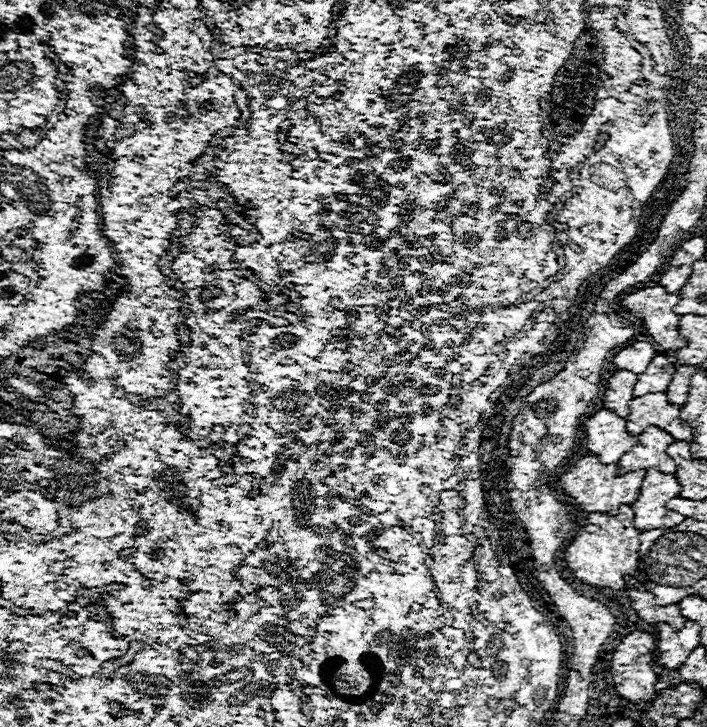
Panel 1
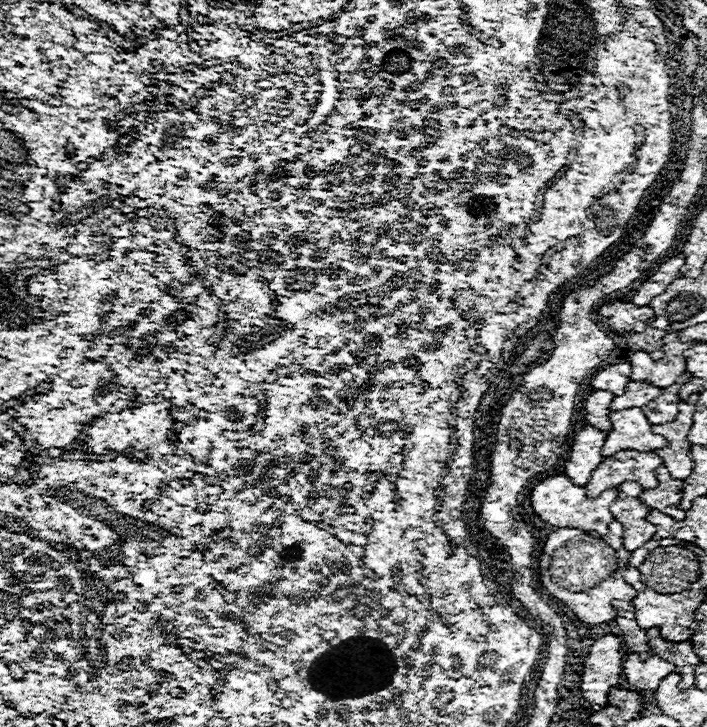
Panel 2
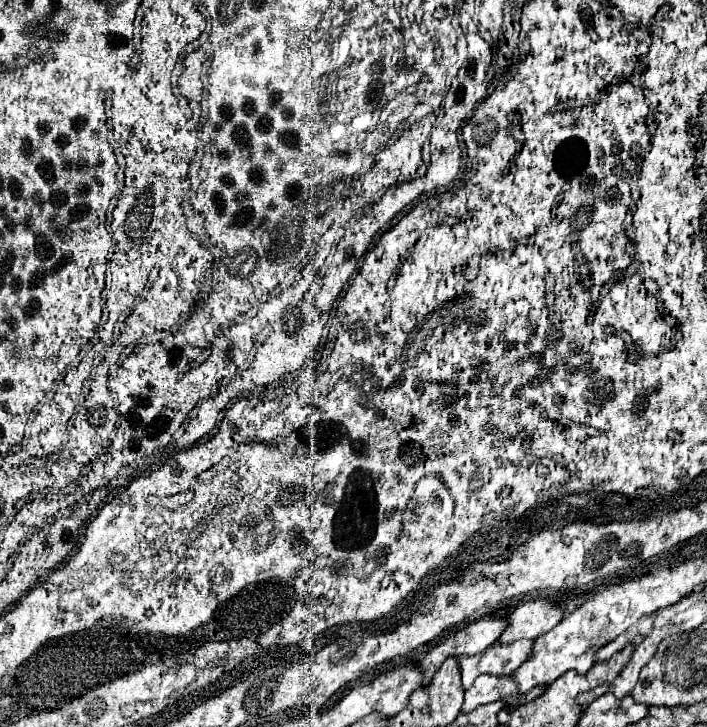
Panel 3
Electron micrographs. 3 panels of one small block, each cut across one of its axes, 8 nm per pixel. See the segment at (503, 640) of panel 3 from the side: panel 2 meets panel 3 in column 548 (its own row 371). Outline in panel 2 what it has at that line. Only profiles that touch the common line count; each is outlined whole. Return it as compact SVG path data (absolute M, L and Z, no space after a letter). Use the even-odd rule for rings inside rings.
M622 362L622 364L614 364L614 366L608 366L606 370L598 372L590 384L594 390L608 390L614 396L620 396L626 392L628 376L630 376L630 364Z

